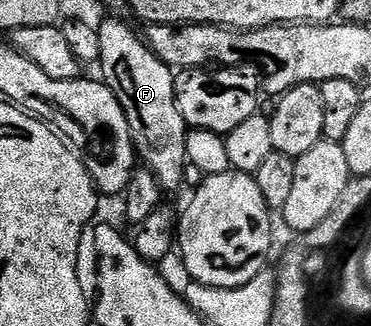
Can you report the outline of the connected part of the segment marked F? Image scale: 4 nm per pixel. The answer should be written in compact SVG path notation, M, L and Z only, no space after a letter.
M106 16L97 28L101 60L100 76L105 85L119 99L123 115L127 115L129 129L133 133L133 148L143 160L144 168L150 169L166 194L185 185L185 134L187 126L175 103L174 70L163 63L149 49L149 43L140 32L132 29L129 21Z

